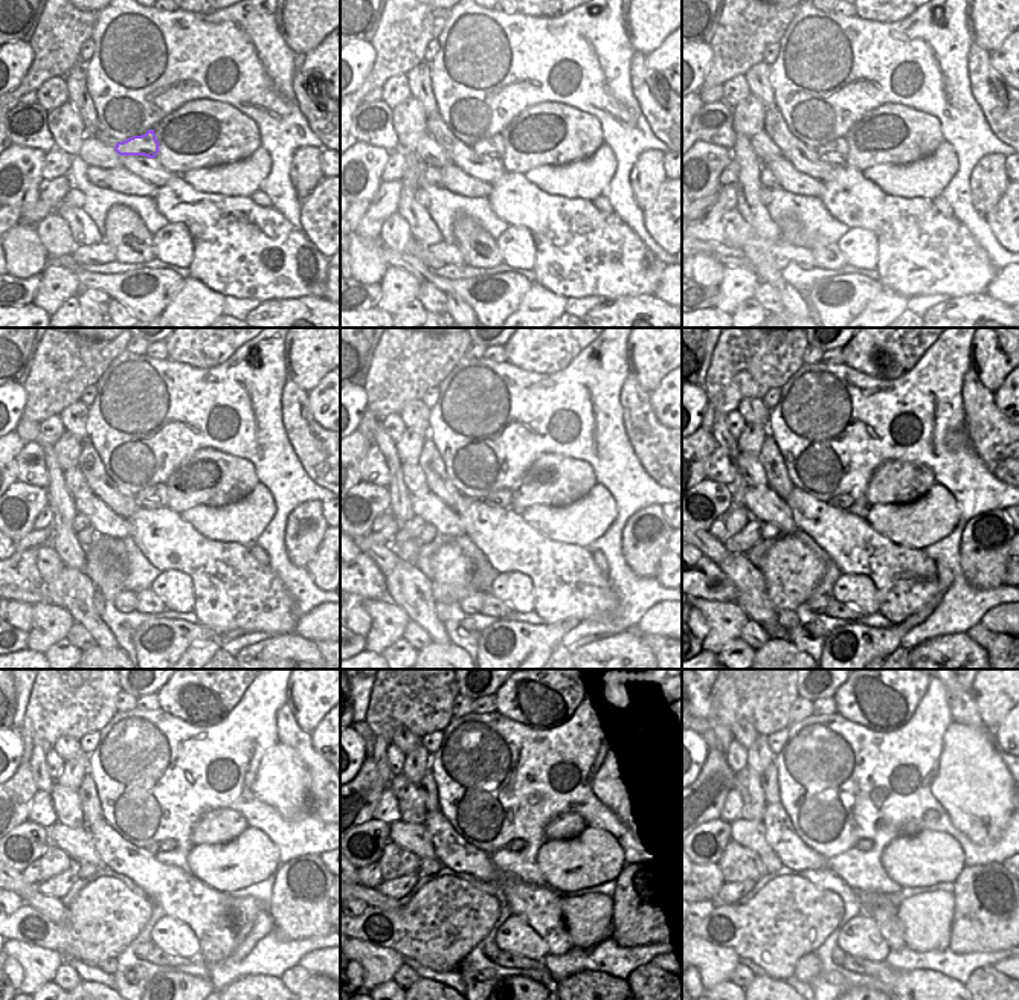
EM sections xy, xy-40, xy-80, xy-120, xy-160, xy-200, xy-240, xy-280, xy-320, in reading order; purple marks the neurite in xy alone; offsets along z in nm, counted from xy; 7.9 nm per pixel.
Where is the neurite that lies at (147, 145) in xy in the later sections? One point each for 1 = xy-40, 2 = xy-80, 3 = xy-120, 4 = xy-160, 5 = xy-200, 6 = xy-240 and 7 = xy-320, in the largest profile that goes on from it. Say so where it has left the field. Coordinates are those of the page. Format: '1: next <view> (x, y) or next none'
1: next xy-40 (491, 147)
2: next xy-80 (835, 153)
3: next xy-120 (156, 496)
4: next xy-160 (502, 499)
5: next xy-200 (841, 502)
6: next xy-240 (168, 845)
7: next xy-320 (862, 845)

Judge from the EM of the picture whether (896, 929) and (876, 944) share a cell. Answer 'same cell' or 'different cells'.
different cells

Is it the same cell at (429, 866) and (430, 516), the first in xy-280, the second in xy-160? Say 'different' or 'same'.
different

